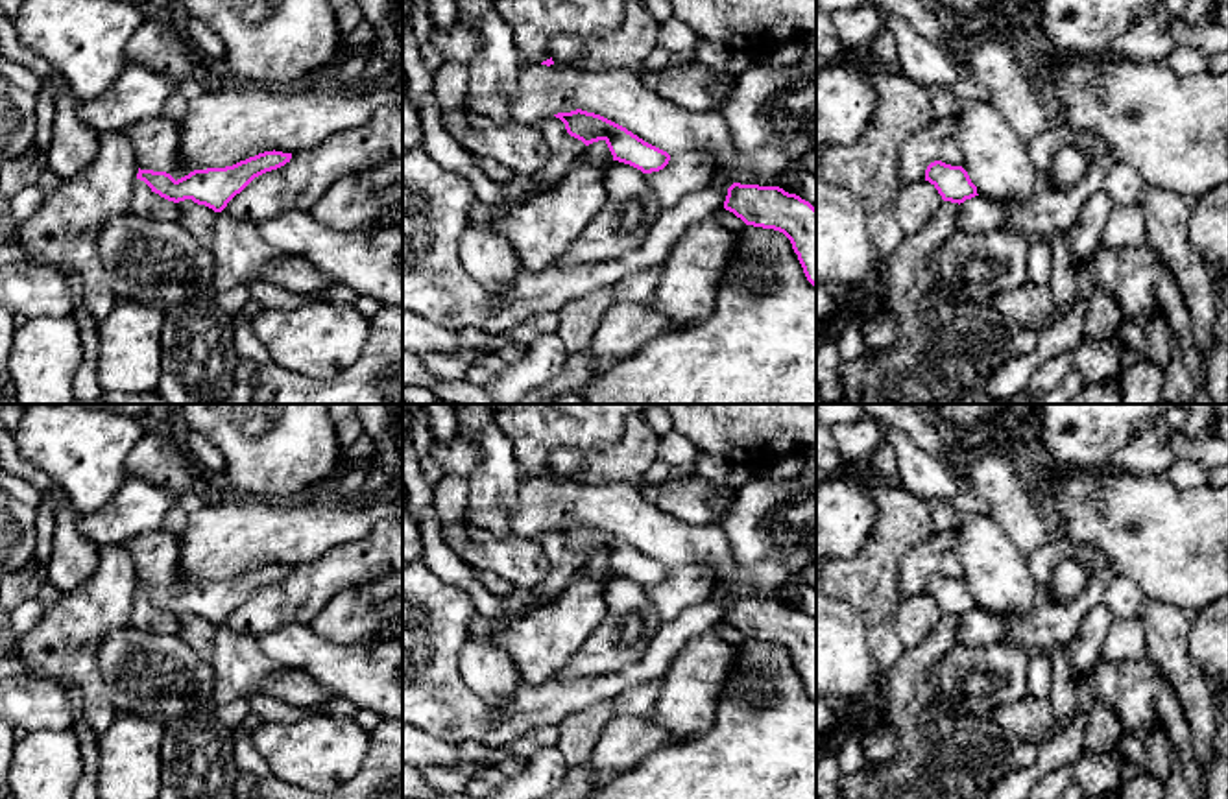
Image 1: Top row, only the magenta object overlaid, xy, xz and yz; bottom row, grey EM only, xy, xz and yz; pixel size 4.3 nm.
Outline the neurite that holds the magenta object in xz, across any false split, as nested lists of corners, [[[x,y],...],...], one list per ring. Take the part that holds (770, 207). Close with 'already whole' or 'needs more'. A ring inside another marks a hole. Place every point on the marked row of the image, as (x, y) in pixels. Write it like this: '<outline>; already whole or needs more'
[[[733,183],[728,188],[724,209],[746,225],[783,233],[807,280],[816,288],[816,209],[809,201],[779,186]]]; already whole

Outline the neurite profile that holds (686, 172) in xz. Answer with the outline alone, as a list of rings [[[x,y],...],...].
[[[702,151],[674,153],[663,170],[644,173],[644,179],[667,210],[685,196],[704,190],[716,170],[716,162]]]

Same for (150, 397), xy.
[[[157,391],[146,393],[103,393],[98,404],[166,404]]]

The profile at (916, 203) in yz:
[[[929,181],[903,185],[896,199],[896,218],[905,236],[927,227],[944,203],[942,196]]]

